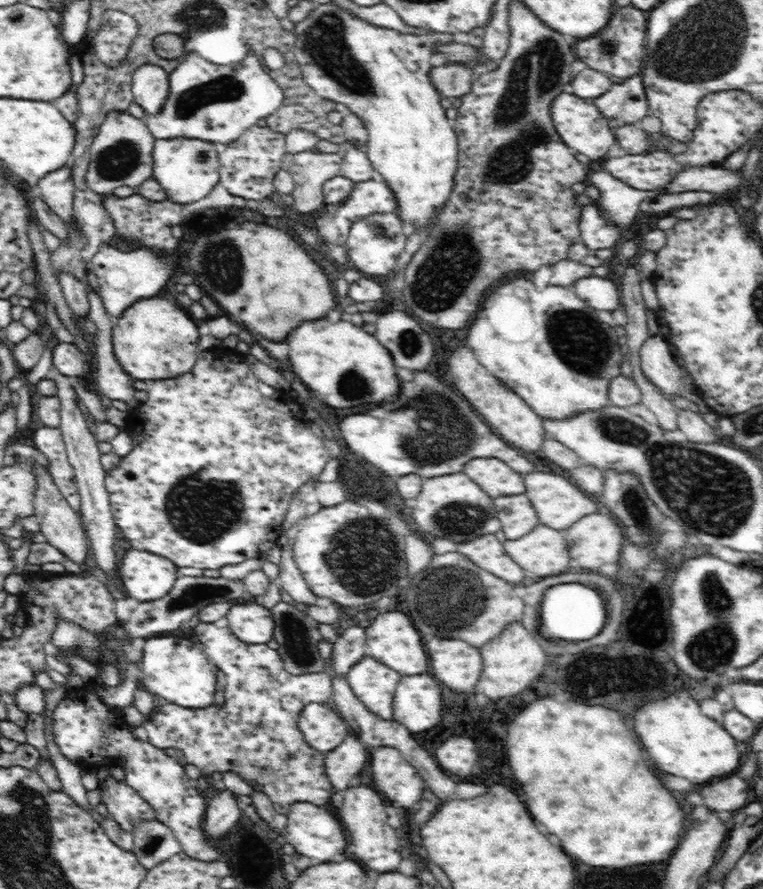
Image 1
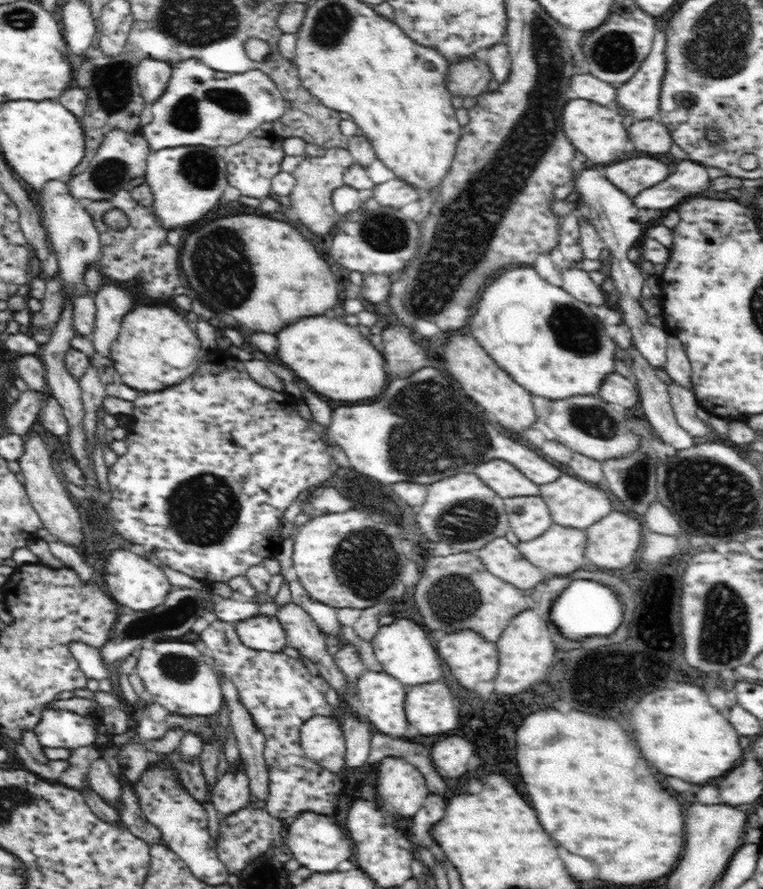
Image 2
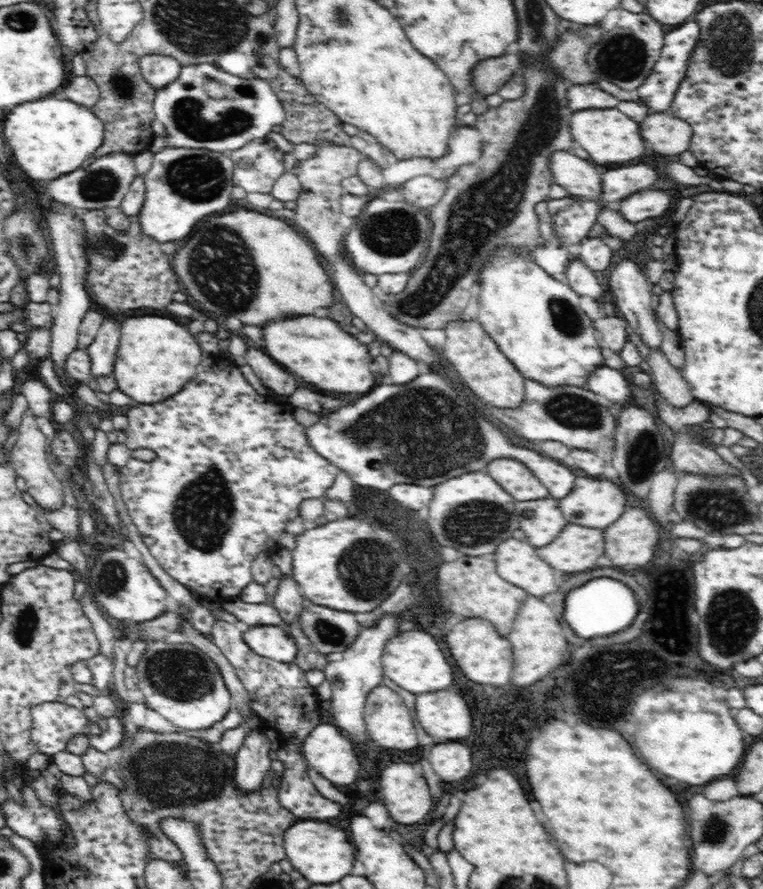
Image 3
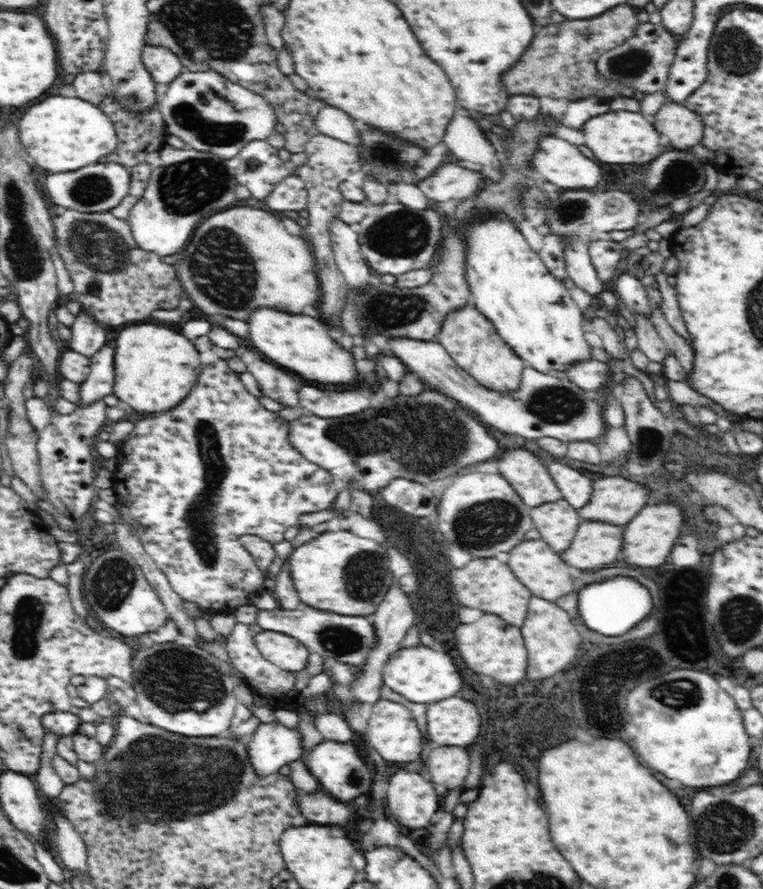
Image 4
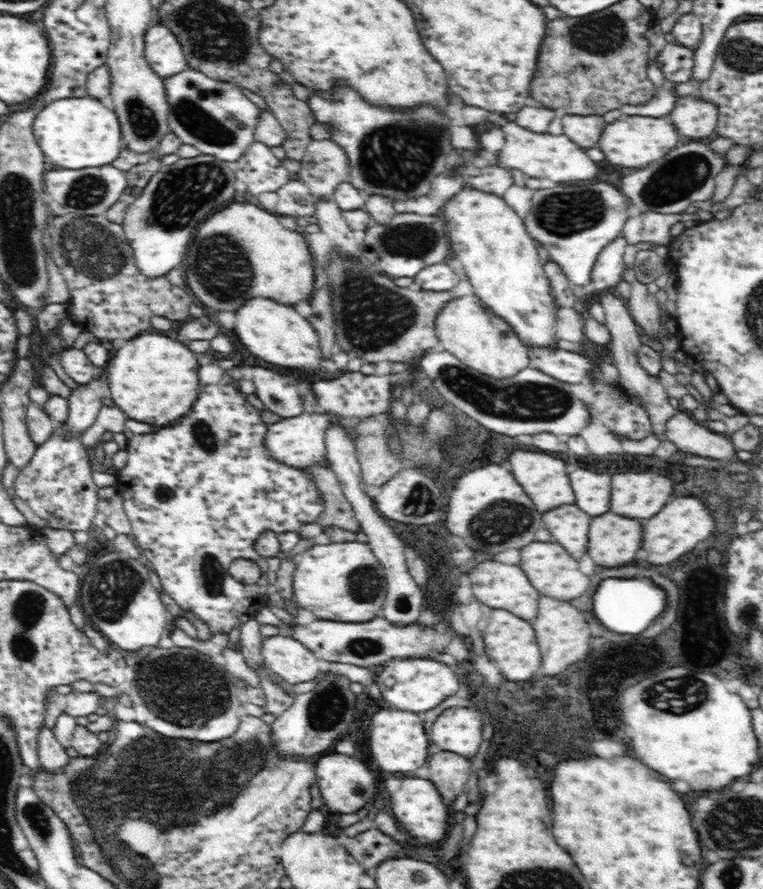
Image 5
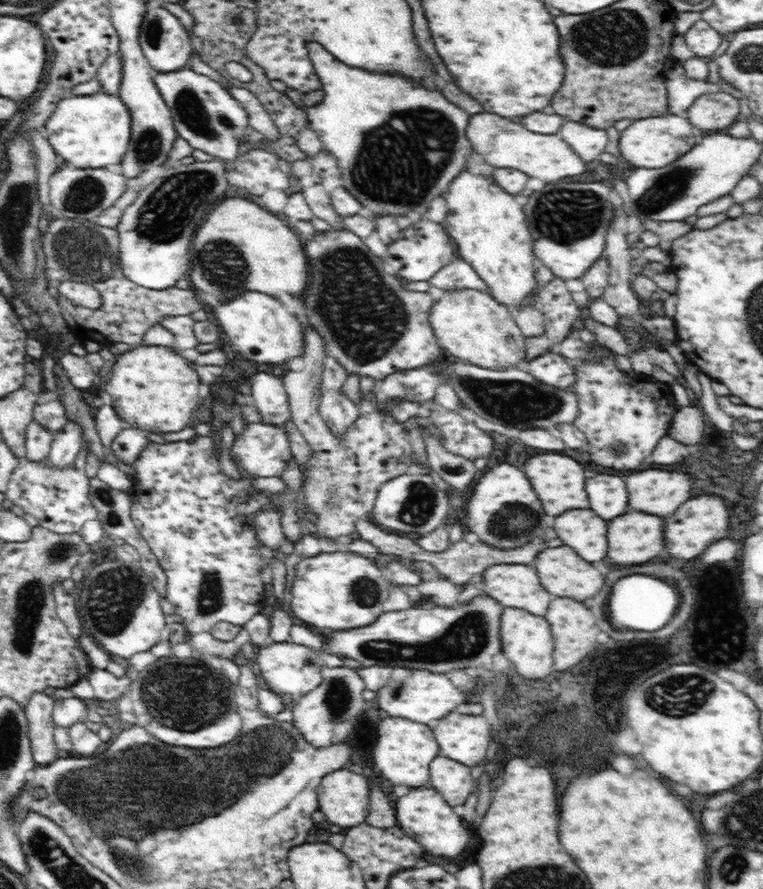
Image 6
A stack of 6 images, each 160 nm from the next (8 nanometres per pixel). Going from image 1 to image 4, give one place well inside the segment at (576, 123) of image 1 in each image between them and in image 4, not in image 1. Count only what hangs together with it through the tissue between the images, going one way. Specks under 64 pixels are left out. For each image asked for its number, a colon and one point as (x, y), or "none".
2: (596, 130)
3: (609, 136)
4: (619, 136)

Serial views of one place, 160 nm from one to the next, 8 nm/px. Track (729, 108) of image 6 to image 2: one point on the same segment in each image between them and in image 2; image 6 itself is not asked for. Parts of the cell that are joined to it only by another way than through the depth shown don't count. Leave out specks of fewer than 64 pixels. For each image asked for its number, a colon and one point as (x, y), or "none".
2: (647, 136)
3: (669, 136)
4: (683, 128)
5: (694, 119)

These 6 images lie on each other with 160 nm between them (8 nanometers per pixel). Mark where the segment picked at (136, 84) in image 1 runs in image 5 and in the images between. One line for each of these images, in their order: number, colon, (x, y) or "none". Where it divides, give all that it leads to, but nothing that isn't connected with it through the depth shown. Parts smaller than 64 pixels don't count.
2: (152, 76)
3: (158, 70)
4: (163, 65)
5: (163, 53)

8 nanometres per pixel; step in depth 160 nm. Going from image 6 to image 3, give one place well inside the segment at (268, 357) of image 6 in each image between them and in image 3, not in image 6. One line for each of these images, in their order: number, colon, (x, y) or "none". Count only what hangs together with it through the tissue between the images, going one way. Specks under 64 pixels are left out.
3: (317, 349)
4: (295, 341)
5: (278, 334)

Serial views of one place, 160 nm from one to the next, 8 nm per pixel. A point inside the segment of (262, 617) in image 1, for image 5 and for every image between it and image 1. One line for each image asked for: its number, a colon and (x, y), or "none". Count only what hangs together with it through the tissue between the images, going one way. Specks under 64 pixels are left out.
2: (262, 632)
3: (274, 642)
4: (282, 650)
5: (290, 659)

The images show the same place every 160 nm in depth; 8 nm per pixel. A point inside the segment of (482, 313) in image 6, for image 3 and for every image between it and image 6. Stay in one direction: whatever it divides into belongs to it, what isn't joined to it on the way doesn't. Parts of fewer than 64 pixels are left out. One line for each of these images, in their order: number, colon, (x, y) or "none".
3: (479, 363)
4: (470, 339)
5: (465, 327)

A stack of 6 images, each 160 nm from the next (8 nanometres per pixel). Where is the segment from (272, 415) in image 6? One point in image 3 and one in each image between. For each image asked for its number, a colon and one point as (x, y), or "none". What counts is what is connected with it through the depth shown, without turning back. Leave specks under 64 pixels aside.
3: (267, 370)
4: (274, 382)
5: (280, 394)

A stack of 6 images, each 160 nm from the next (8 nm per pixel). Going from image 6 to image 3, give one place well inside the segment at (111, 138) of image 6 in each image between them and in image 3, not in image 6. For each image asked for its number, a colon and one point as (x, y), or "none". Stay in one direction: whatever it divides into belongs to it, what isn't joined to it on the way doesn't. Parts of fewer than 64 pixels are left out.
3: (48, 138)
4: (60, 134)
5: (74, 133)

